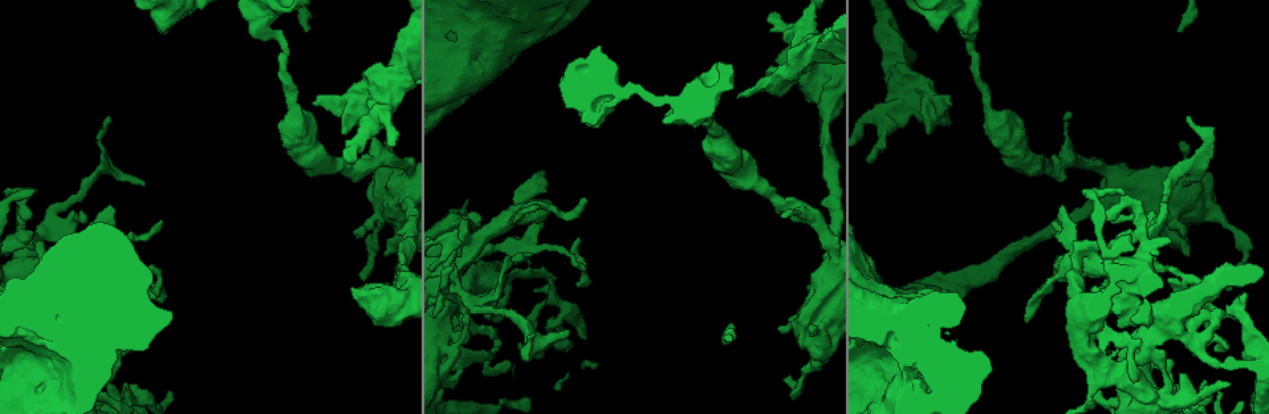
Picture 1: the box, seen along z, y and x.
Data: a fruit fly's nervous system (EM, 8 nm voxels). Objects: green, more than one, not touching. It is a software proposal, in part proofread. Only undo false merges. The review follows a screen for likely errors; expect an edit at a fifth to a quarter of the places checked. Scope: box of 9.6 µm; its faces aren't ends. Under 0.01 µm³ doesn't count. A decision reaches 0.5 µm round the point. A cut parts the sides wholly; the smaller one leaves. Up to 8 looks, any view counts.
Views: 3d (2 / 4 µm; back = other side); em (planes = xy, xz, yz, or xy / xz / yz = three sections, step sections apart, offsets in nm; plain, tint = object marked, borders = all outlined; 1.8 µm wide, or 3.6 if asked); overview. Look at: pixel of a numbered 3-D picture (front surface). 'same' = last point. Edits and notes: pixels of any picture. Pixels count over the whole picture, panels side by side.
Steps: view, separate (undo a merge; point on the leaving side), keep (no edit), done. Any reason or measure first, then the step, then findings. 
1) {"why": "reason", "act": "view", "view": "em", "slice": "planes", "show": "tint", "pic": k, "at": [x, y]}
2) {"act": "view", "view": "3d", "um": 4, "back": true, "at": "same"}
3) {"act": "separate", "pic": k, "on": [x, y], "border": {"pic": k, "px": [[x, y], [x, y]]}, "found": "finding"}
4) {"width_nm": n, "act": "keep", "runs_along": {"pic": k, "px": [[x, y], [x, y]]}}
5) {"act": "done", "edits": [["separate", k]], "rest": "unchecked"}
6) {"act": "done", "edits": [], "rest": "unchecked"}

{"why": "sudden change in width", "act": "view", "view": "3d", "um": 4, "pic": 1, "at": [1175, 214]}

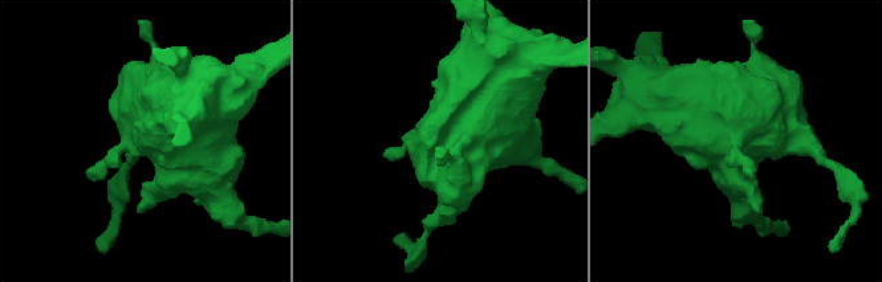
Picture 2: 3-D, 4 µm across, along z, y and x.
{"act": "view", "view": "em", "um": 3.6, "slice": "yz", "step": 8, "show": "tint", "pic": 2, "at": [735, 141]}

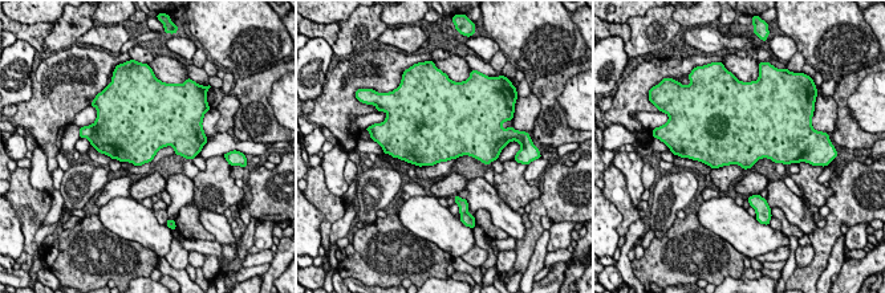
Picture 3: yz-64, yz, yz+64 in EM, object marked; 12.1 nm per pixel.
{"act": "view", "view": "em", "um": 3.6, "slice": "planes", "show": "tint", "at": "same"}

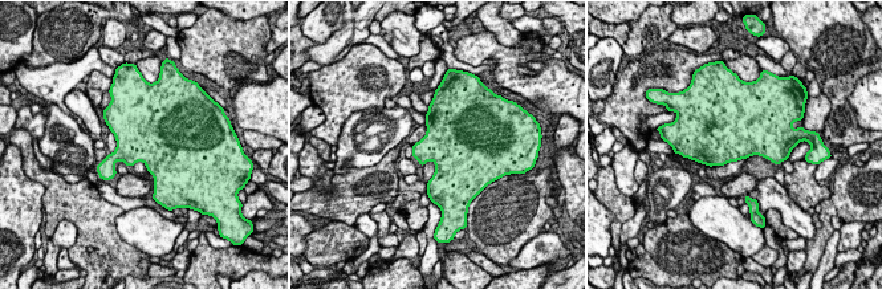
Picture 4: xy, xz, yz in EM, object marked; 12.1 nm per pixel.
{"width_nm": 600, "act": "keep", "found": "all the same neuron"}

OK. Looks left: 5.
{"why": "closes a loop", "act": "view", "view": "em", "slice": "planes", "show": "tint", "pic": 1, "at": [1095, 289]}

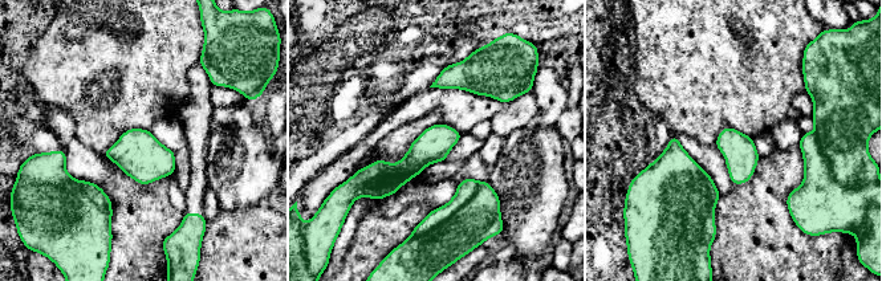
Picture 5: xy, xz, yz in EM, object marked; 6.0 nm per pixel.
{"act": "keep", "runs_along": {"pic": 5, "px": [[456, 135], [369, 183]]}, "found": "continuous, no second neuron"}

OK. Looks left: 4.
{"why": "calibre changes", "act": "view", "view": "em", "um": 3.6, "slice": "planes", "show": "tint", "pic": 1, "at": [445, 335]}

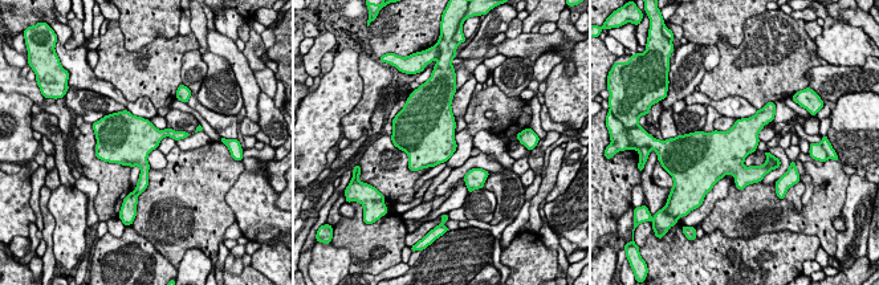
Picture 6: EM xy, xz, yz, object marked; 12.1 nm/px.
{"act": "keep", "found": "one neuron here"}

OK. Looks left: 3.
{"why": "closes a loop", "act": "view", "view": "em", "um": 3.6, "slice": "planes", "show": "borders", "pic": 1, "at": [118, 309]}

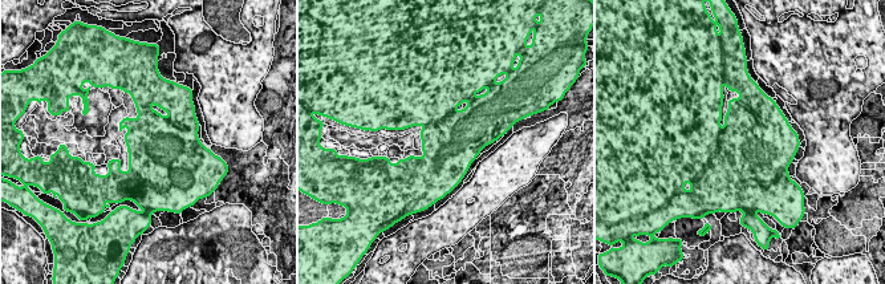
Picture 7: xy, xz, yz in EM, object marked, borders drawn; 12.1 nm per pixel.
{"width_nm": 800, "act": "keep", "found": "one neuron here"}

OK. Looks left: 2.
{"act": "done", "edits": [], "rest": "unchecked"}

